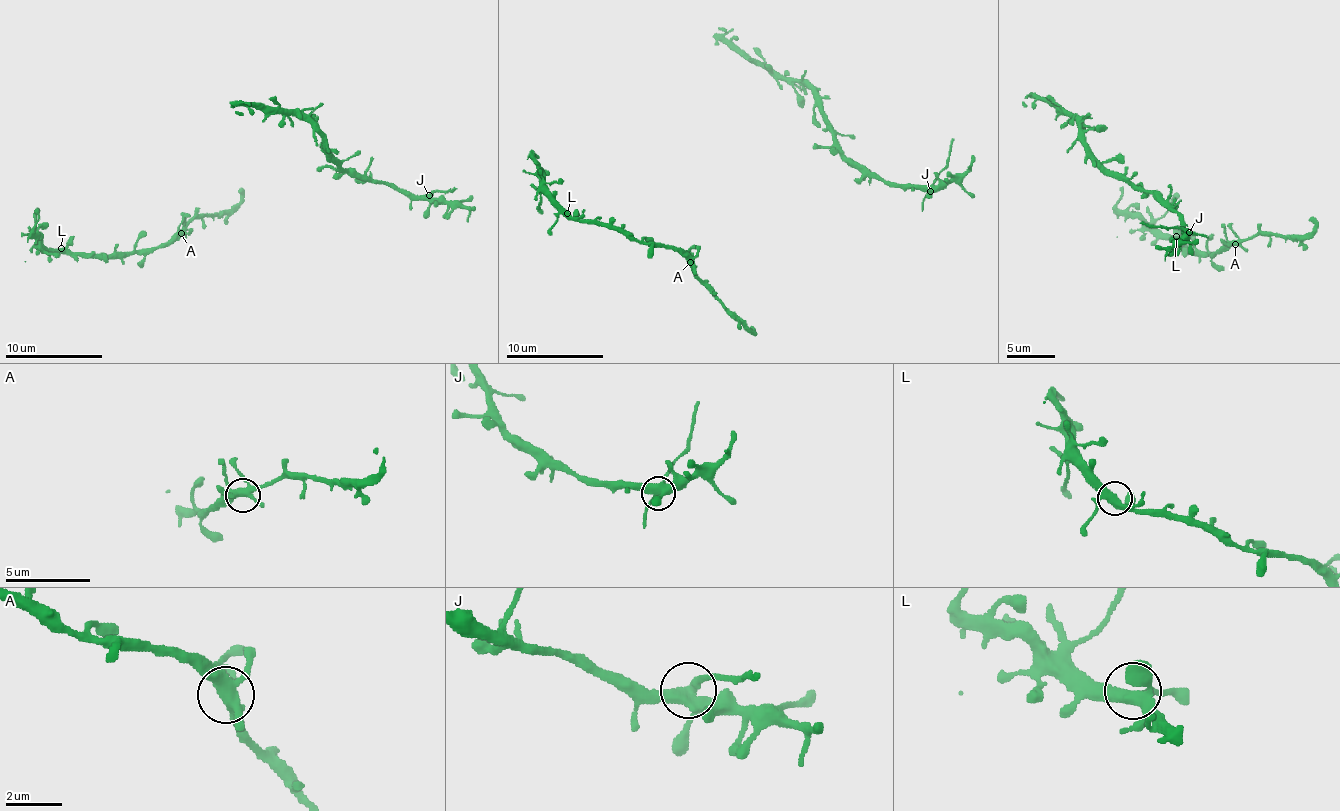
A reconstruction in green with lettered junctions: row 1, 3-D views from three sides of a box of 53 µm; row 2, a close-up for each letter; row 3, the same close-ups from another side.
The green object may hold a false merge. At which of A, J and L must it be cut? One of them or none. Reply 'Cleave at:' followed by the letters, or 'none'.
Cleave at: J

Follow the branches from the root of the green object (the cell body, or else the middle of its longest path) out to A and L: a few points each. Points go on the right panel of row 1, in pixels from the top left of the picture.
A: (1221, 224), (1235, 235), (1235, 244)
L: (1221, 224), (1225, 243), (1214, 253), (1190, 250), (1176, 236)

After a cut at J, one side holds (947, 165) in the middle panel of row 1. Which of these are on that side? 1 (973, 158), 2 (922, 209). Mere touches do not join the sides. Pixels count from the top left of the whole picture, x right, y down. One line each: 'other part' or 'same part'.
1: other part
2: same part

